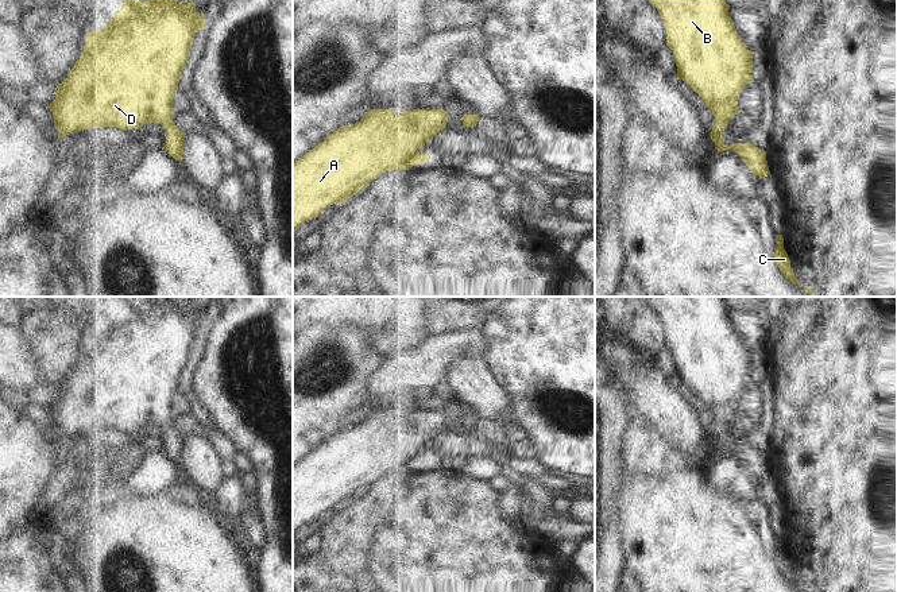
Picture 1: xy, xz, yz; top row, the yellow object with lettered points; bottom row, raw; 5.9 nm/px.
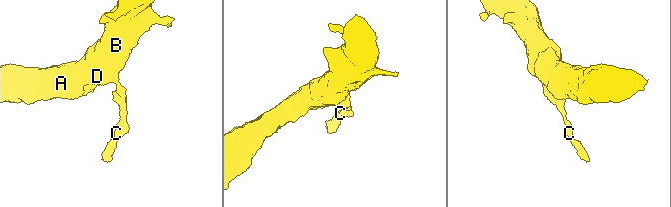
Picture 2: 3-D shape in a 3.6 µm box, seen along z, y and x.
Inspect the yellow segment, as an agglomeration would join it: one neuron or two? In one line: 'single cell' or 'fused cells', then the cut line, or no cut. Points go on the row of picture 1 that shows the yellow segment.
single cell | no cut

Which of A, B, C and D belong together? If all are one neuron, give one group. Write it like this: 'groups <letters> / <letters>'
groups A B C D

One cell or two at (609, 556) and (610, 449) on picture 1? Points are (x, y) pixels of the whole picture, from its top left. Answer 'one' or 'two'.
one

